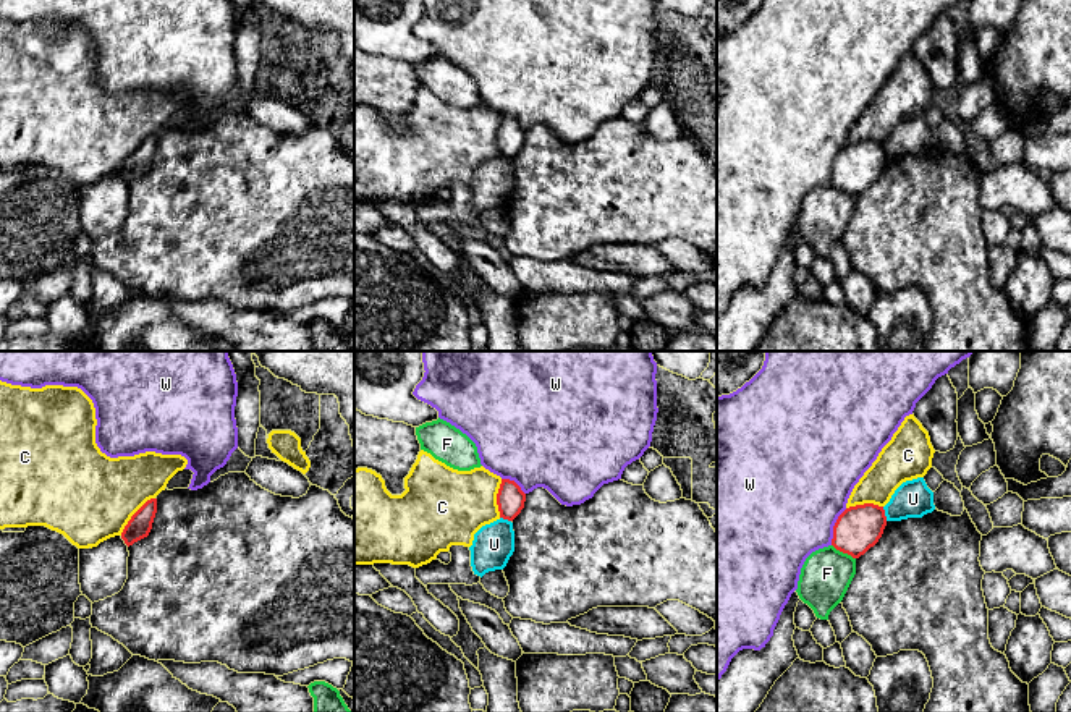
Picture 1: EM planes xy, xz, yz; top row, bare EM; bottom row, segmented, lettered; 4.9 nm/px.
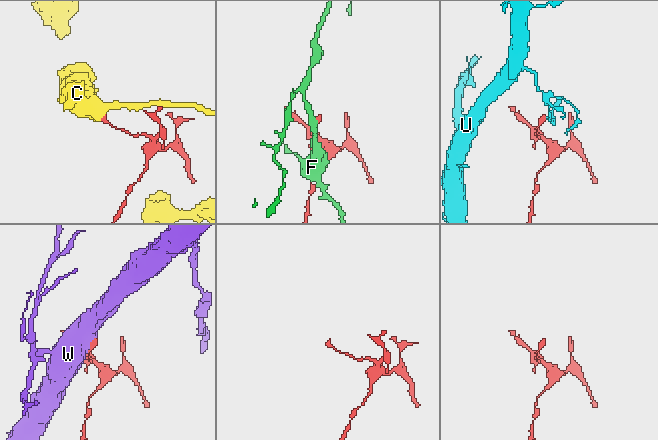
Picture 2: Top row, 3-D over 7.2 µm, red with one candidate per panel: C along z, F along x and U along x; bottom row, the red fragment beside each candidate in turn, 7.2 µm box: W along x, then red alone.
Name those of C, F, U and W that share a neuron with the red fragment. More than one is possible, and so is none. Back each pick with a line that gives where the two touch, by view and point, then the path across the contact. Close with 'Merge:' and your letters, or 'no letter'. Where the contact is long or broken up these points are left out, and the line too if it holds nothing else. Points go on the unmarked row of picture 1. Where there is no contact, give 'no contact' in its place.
Merge: no letter

